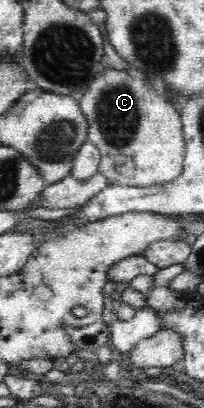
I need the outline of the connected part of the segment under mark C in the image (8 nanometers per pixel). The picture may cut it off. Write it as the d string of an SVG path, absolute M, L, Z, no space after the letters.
M105 68L78 98L88 123L87 140L100 149L99 171L112 183L148 186L173 181L183 168L185 138L179 108L128 72Z

